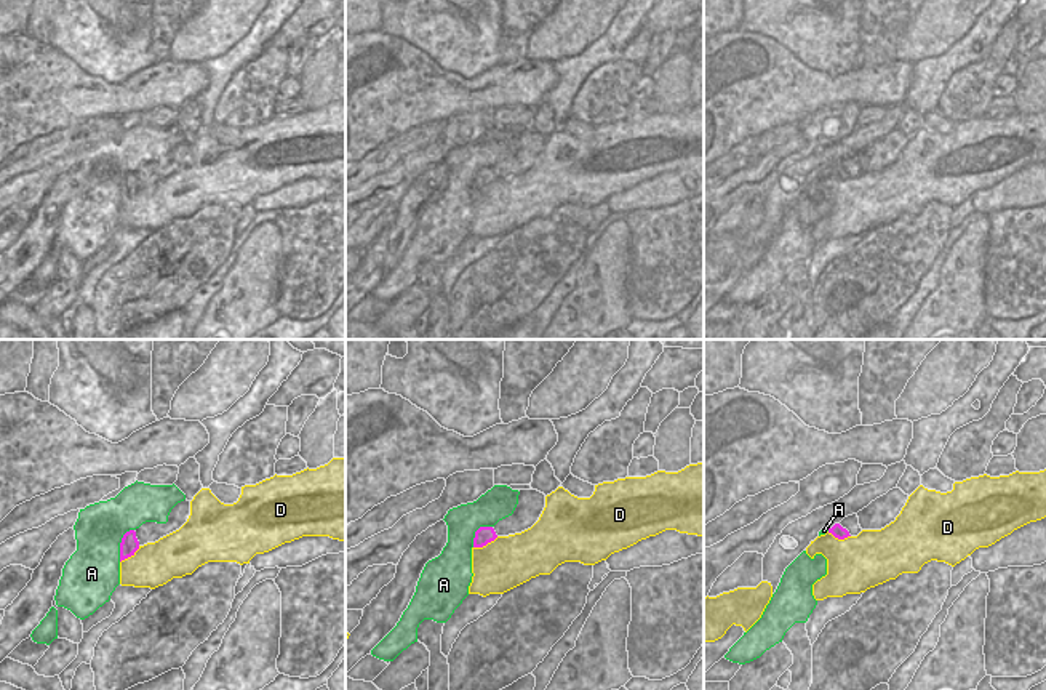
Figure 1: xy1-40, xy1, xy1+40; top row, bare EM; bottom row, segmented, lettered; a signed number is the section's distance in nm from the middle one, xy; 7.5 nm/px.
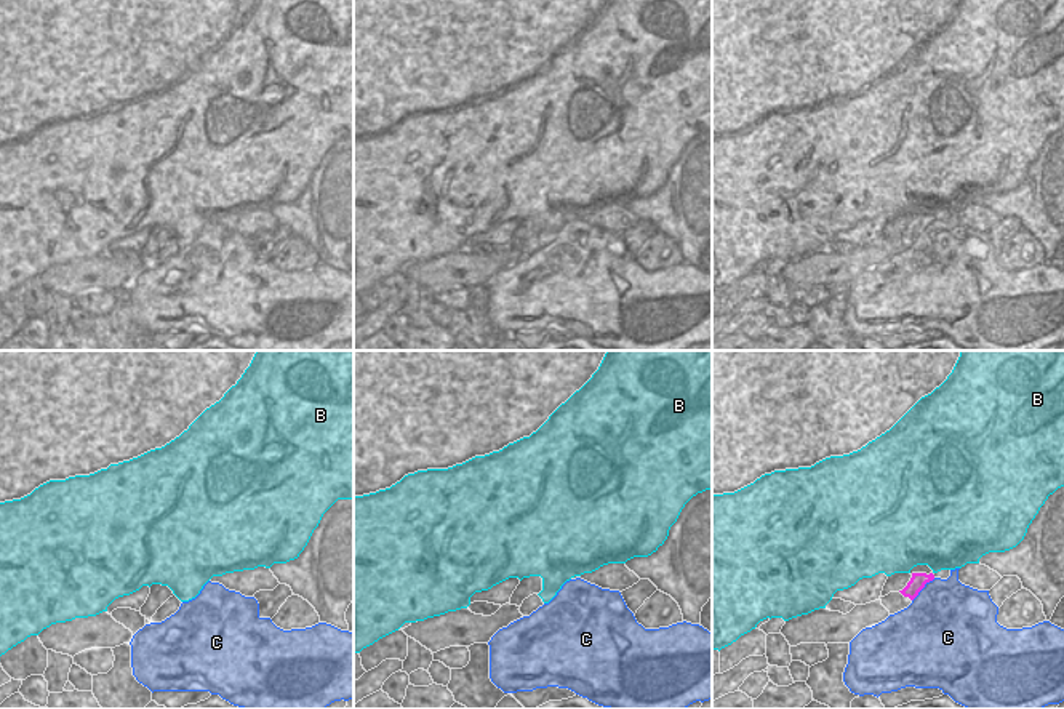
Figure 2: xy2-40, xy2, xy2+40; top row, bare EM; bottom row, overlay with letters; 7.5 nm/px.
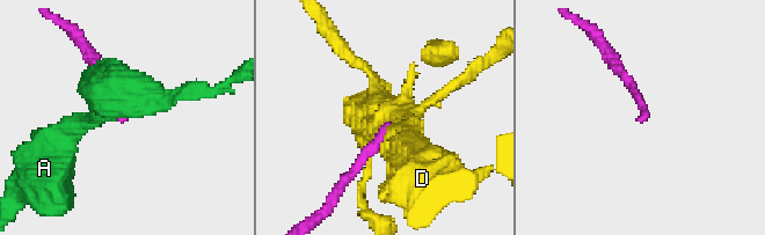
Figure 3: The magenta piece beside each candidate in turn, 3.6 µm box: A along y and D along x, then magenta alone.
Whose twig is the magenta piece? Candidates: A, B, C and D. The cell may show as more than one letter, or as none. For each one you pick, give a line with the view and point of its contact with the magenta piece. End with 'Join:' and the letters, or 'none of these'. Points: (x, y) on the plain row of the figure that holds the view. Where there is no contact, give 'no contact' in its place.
Join: none of these

